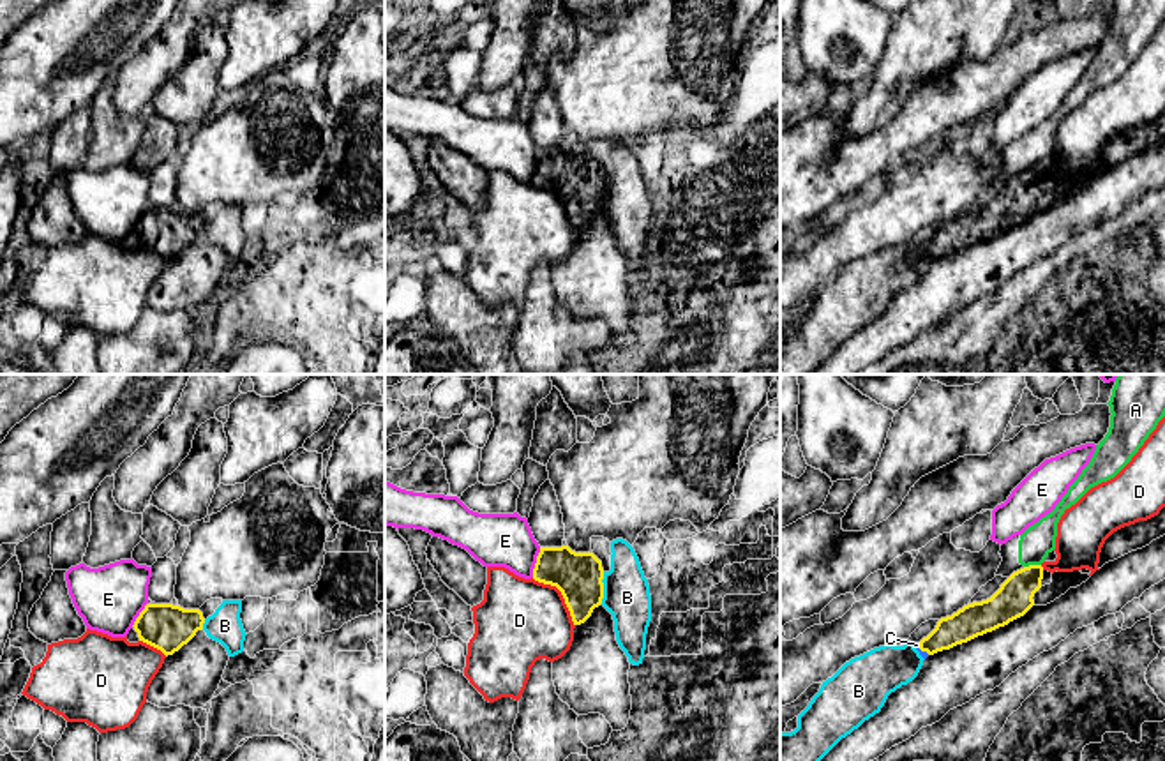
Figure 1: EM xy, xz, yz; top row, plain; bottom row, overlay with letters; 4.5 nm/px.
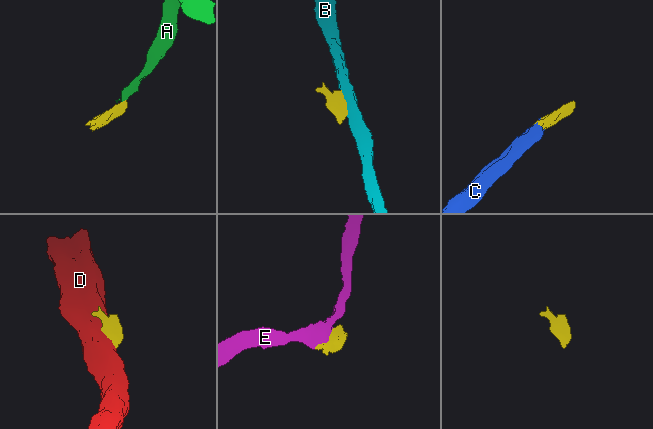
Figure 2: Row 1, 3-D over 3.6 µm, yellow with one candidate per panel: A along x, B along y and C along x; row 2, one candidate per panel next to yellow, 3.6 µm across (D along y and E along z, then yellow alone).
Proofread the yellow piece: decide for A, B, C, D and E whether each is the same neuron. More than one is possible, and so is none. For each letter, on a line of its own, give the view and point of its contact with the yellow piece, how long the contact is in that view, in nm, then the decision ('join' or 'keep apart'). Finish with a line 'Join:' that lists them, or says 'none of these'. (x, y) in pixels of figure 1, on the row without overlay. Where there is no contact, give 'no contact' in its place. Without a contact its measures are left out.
A: yz (1031, 170) | 80 nm | keep apart
B: xz (602, 193) | 140 nm | keep apart
C: yz (922, 255) | 80 nm | join
D: xz (562, 198) | 300 nm | keep apart
E: xz (537, 166) | 140 nm | keep apart
Join: C

